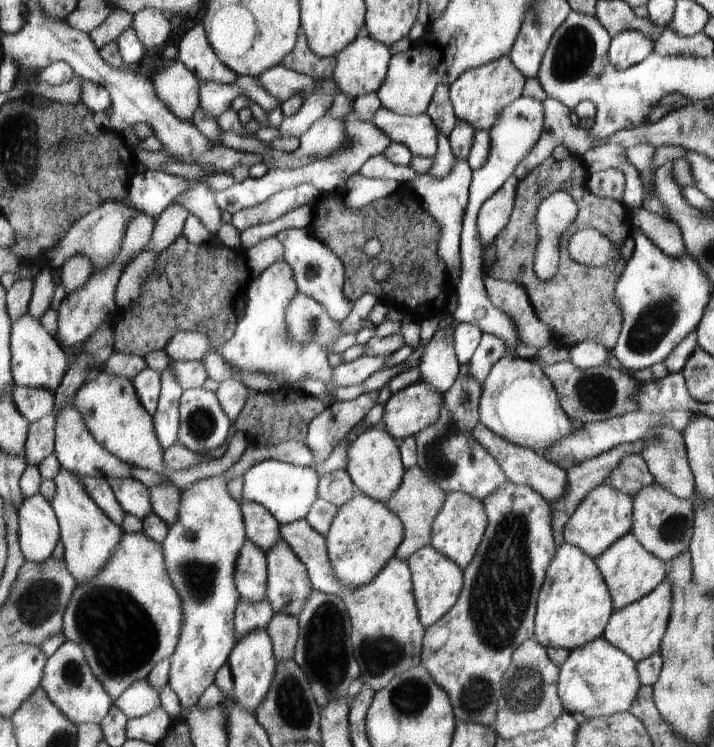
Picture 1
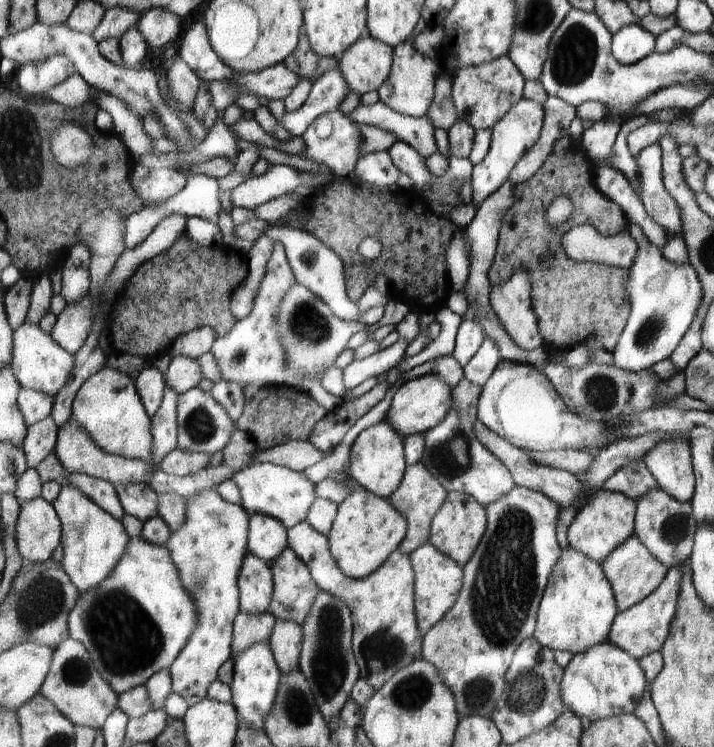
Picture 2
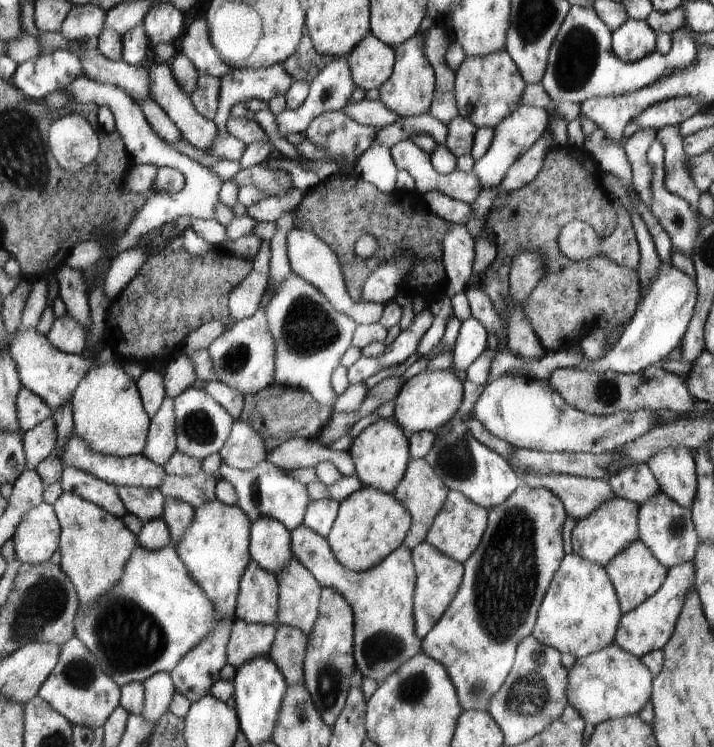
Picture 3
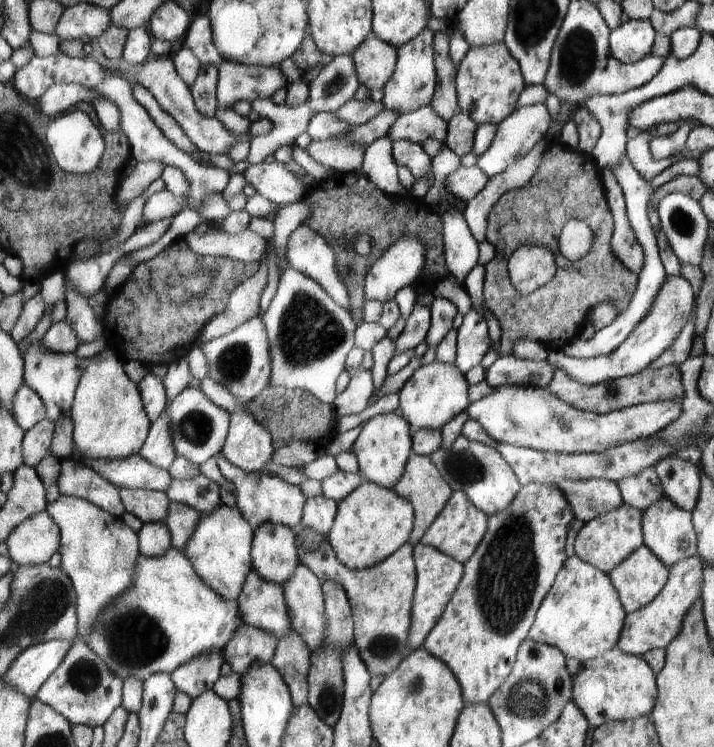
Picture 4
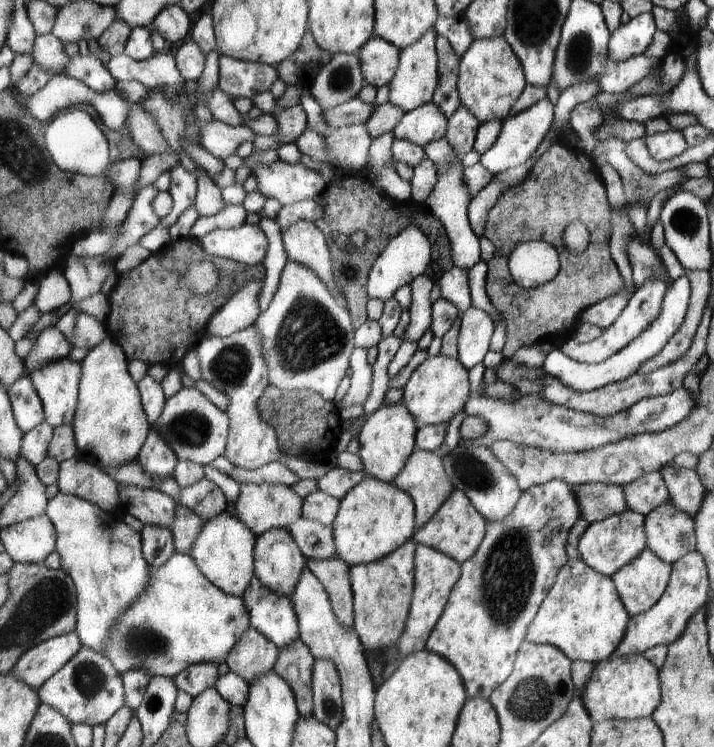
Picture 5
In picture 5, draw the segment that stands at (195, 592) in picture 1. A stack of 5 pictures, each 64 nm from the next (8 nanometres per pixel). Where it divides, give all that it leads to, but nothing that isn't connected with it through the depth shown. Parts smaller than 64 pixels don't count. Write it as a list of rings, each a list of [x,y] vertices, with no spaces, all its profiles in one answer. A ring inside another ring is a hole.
[[[221,512],[217,518],[205,522],[197,542],[193,544],[191,558],[201,572],[227,594],[243,597],[256,576],[255,549],[257,536],[236,514]],[[201,662],[201,664],[189,666],[173,679],[179,690],[187,692],[195,699],[206,690],[217,688],[220,678],[219,667],[219,664],[213,664],[213,662]]]

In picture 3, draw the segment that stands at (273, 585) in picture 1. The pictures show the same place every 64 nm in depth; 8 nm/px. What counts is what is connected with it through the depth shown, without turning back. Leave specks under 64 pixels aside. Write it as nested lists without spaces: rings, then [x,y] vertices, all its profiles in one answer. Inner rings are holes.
[[[295,556],[276,577],[280,582],[280,621],[311,636],[319,620],[321,583]]]

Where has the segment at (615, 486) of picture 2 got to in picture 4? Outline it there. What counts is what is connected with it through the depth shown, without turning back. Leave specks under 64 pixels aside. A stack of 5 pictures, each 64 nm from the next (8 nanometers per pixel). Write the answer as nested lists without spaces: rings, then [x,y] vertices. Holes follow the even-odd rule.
[[[651,468],[641,470],[635,476],[627,476],[616,482],[623,503],[642,512],[647,506],[664,496],[661,484]]]

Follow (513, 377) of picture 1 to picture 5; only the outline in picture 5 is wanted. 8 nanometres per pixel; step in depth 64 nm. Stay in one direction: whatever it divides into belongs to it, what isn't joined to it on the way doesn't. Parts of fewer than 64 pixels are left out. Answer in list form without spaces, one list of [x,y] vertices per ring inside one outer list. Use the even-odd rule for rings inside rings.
[[[681,388],[653,398],[641,399],[624,412],[613,416],[597,418],[591,414],[571,410],[567,406],[549,402],[543,396],[521,396],[519,400],[497,400],[497,398],[472,395],[464,412],[483,418],[489,424],[487,434],[477,440],[461,439],[468,446],[487,446],[494,442],[509,440],[513,444],[541,448],[554,453],[576,453],[601,448],[637,434],[655,434],[683,420],[692,410],[693,400],[685,388]]]

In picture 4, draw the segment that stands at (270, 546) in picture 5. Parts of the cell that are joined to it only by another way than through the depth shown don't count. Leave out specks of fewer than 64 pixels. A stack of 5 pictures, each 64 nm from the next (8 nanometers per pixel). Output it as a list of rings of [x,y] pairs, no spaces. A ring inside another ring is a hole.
[[[263,524],[254,531],[254,568],[269,582],[277,582],[281,587],[291,580],[302,563],[296,533],[290,526],[279,524]]]

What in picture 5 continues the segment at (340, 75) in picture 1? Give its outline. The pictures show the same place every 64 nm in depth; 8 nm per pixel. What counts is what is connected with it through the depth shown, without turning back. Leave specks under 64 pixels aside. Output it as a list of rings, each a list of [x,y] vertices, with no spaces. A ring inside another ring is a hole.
[[[375,34],[359,52],[365,82],[375,89],[389,85],[396,77],[400,56],[400,48]]]

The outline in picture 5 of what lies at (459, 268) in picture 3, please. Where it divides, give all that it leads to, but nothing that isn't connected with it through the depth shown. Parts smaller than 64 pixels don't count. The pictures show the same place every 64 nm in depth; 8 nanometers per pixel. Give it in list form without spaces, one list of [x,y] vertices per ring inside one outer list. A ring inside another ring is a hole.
[[[447,137],[431,141],[424,148],[427,150],[427,157],[436,164],[438,171],[437,184],[435,184],[431,196],[424,202],[424,206],[444,222],[445,230],[448,231],[449,242],[451,242],[451,258],[453,258],[455,268],[471,270],[473,266],[477,266],[482,261],[482,250],[481,239],[473,232],[467,216],[472,198],[465,188],[465,176],[463,174],[465,174],[466,166],[462,166],[462,156],[453,150]]]

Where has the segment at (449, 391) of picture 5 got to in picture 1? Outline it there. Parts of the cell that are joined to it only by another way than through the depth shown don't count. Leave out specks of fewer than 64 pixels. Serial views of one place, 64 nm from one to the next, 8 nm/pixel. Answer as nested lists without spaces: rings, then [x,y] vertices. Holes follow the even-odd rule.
[[[419,381],[390,396],[381,426],[401,442],[437,424],[443,405],[443,396]]]

